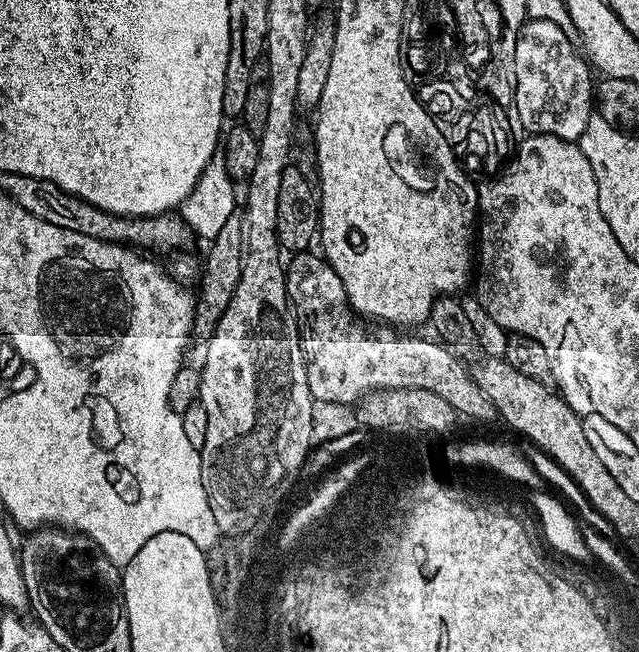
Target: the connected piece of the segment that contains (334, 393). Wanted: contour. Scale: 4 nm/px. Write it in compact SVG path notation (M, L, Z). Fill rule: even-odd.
M315 251L297 252L286 264L286 283L288 299L292 311L296 313L296 324L300 328L300 345L304 351L306 378L310 386L313 401L355 405L361 396L375 392L377 388L397 388L398 390L431 390L441 398L446 398L450 406L461 417L469 416L472 420L496 420L498 413L494 402L477 386L473 375L463 368L461 361L452 348L437 342L435 339L423 340L420 336L399 336L392 326L380 326L376 336L371 336L363 328L351 308L348 307L348 295L342 286L342 278Z

